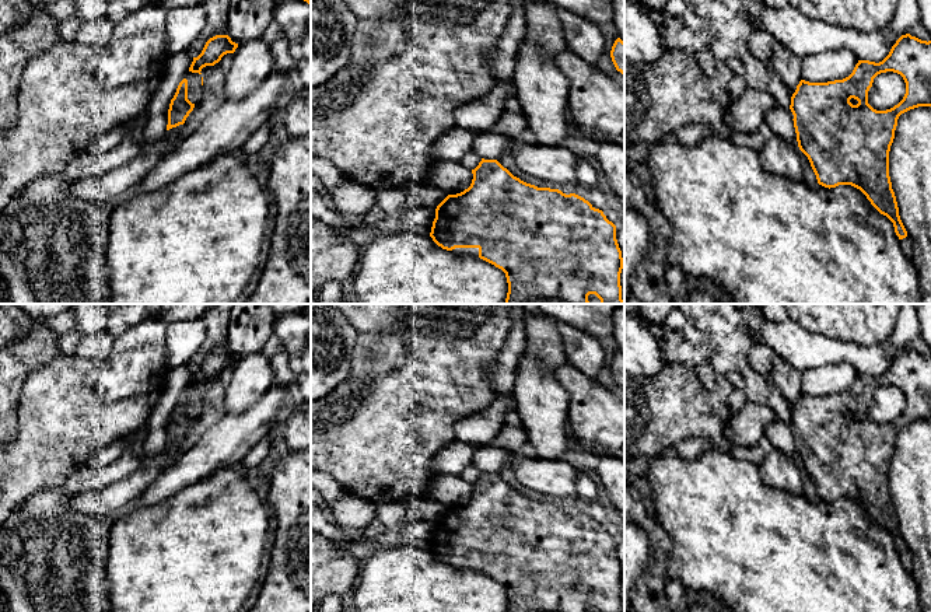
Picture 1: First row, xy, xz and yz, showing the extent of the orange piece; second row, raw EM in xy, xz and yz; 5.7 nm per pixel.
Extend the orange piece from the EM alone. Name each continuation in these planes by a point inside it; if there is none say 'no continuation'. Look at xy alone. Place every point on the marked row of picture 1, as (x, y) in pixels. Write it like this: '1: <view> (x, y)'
no continuation

